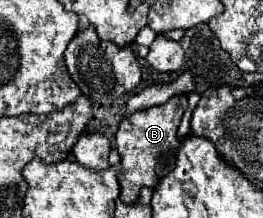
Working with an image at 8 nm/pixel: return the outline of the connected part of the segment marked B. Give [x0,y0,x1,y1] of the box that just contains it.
[115,96,187,202]

